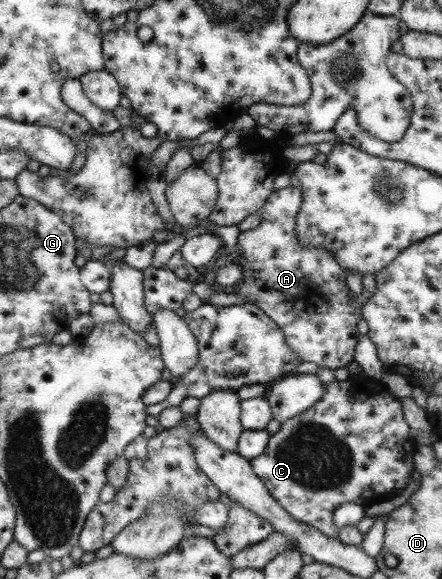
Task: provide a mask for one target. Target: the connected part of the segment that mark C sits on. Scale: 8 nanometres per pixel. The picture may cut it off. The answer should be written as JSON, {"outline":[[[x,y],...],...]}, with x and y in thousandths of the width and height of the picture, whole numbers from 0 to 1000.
{"outline":[[[817,649],[735,661],[735,680],[726,691],[636,731],[631,743],[606,758],[600,777],[561,794],[568,815],[649,888],[744,929],[760,929],[762,912],[751,891],[762,874],[812,867],[812,860],[898,857],[937,812],[934,786],[948,769],[910,720],[907,698],[878,677],[855,675],[851,658]]]}

